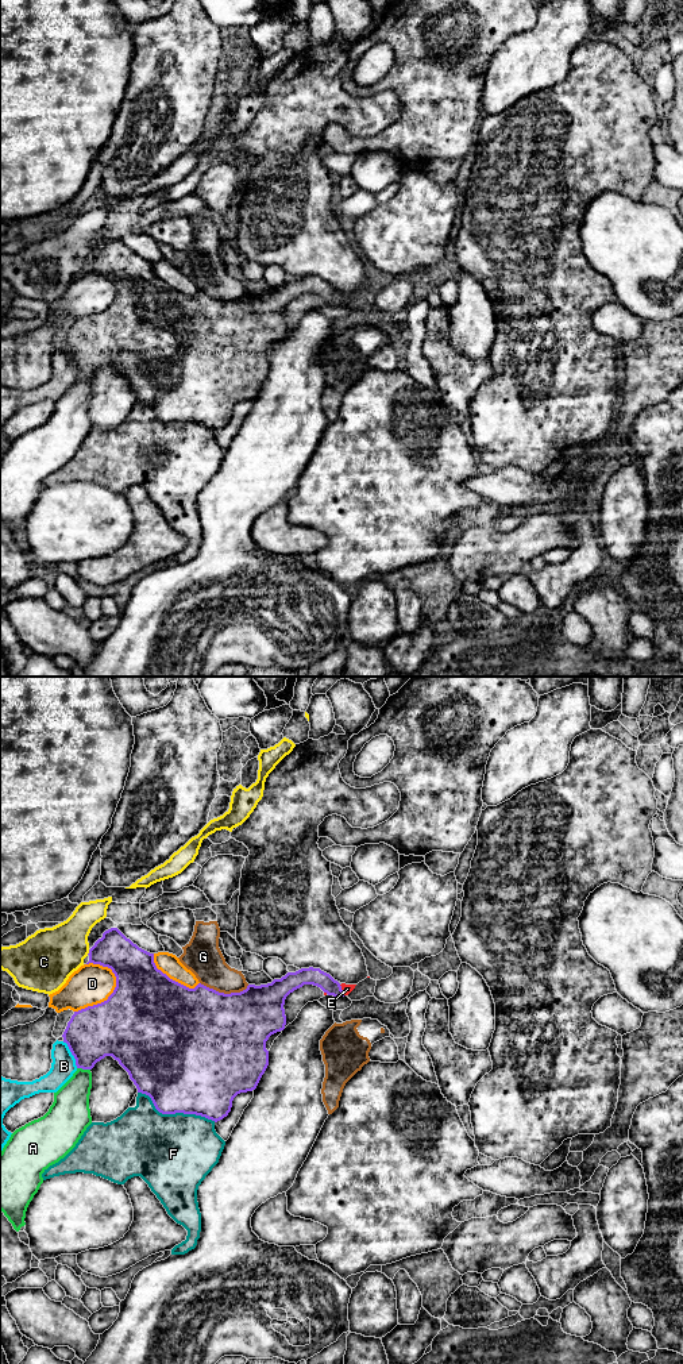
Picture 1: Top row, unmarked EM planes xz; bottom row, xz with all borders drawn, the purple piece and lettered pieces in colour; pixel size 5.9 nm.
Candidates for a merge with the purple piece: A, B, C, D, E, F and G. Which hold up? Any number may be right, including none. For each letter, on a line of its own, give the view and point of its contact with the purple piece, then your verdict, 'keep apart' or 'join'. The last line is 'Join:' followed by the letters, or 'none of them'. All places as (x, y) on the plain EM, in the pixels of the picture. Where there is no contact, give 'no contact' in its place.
A: xz (84, 377) | keep apart
B: xz (72, 362) | keep apart
C: xz (89, 261) | keep apart
D: xz (107, 308) | keep apart
E: xz (342, 299) | keep apart
F: xz (174, 422) | keep apart
G: xz (223, 301) | keep apart
Join: none of them

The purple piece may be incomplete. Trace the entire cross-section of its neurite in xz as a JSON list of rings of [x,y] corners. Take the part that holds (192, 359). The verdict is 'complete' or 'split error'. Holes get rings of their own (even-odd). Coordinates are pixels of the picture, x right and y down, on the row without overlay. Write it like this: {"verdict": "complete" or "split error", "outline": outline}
{"verdict": "complete", "outline": [[[117,236],[103,242],[89,258],[89,271],[108,276],[116,285],[116,296],[107,309],[74,320],[62,343],[76,367],[77,377],[92,378],[105,365],[112,365],[128,381],[138,401],[151,406],[155,417],[162,423],[196,423],[215,431],[228,424],[234,406],[240,401],[256,397],[269,374],[266,350],[277,340],[285,338],[285,308],[304,293],[320,296],[333,305],[344,305],[342,294],[329,282],[320,277],[301,277],[288,281],[281,288],[267,293],[248,293],[240,301],[224,303],[198,292],[189,297],[157,277],[154,262],[150,262]]]}

